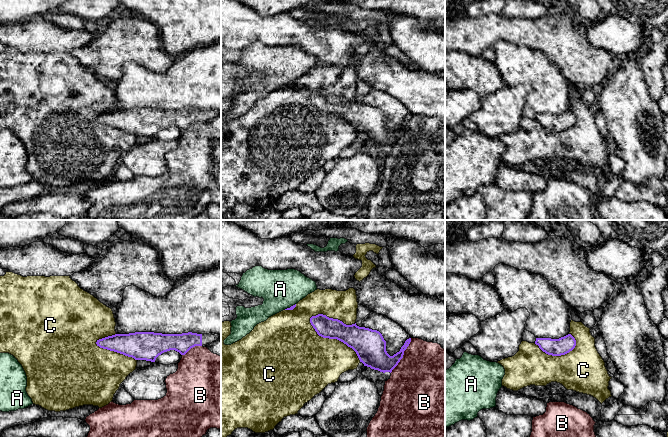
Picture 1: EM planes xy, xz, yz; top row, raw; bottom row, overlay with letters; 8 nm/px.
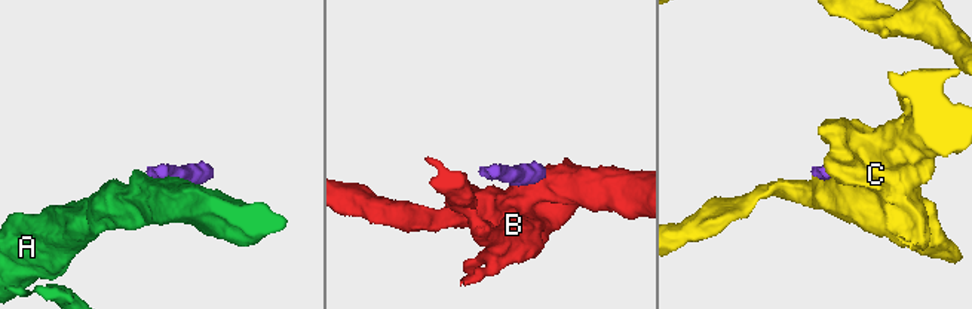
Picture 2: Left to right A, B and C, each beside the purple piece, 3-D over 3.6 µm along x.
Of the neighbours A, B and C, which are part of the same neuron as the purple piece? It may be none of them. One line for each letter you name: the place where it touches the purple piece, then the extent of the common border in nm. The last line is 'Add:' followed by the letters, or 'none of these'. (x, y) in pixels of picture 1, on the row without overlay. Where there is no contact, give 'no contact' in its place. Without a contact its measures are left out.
Add: none of these

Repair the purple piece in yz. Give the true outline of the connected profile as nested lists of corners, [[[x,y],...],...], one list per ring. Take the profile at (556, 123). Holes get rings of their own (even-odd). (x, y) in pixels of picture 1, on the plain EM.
[[[568,110],[559,115],[536,114],[535,120],[548,131],[561,132],[575,124],[576,116],[571,110]]]

